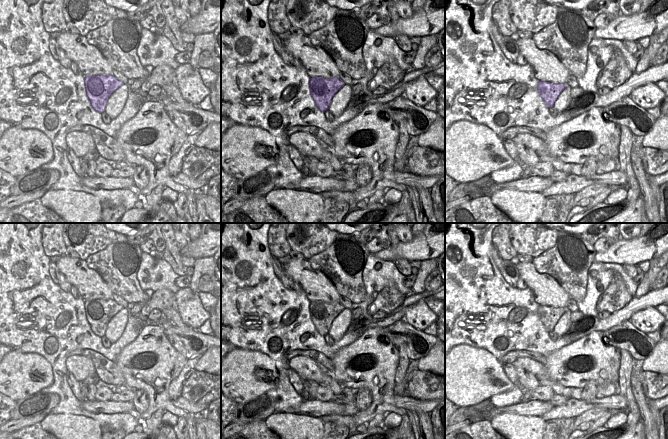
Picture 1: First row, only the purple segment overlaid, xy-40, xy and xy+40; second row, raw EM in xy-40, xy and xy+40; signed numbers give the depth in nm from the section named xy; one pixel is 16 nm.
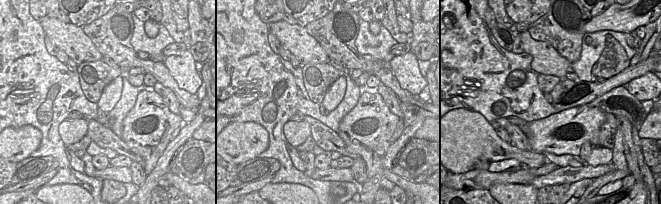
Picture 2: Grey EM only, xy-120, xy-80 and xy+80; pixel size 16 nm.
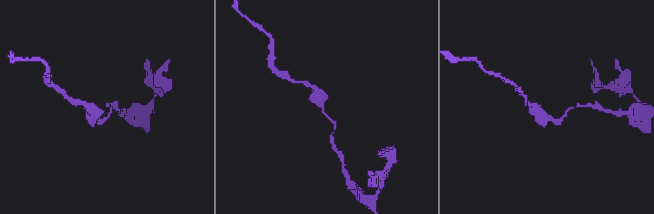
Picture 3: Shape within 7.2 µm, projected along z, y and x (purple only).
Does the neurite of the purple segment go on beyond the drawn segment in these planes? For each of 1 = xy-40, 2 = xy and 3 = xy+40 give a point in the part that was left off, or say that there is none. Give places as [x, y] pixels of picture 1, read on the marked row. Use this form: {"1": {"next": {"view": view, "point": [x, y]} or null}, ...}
{"1": {"next": null}, "2": {"next": null}, "3": {"next": null}}

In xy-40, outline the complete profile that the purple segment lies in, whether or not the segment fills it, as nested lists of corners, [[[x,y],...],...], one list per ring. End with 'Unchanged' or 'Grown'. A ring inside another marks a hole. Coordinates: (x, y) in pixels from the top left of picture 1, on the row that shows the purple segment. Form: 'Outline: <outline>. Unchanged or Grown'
Outline: [[[112,74],[108,76],[84,76],[85,89],[93,109],[99,113],[105,111],[109,97],[124,83]]]. Unchanged

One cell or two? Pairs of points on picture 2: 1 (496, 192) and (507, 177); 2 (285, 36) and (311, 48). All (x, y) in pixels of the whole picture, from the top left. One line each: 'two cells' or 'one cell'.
1: two cells
2: one cell

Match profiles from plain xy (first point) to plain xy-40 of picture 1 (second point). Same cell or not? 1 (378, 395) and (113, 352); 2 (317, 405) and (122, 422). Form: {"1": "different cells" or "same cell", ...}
{"1": "different cells", "2": "different cells"}

